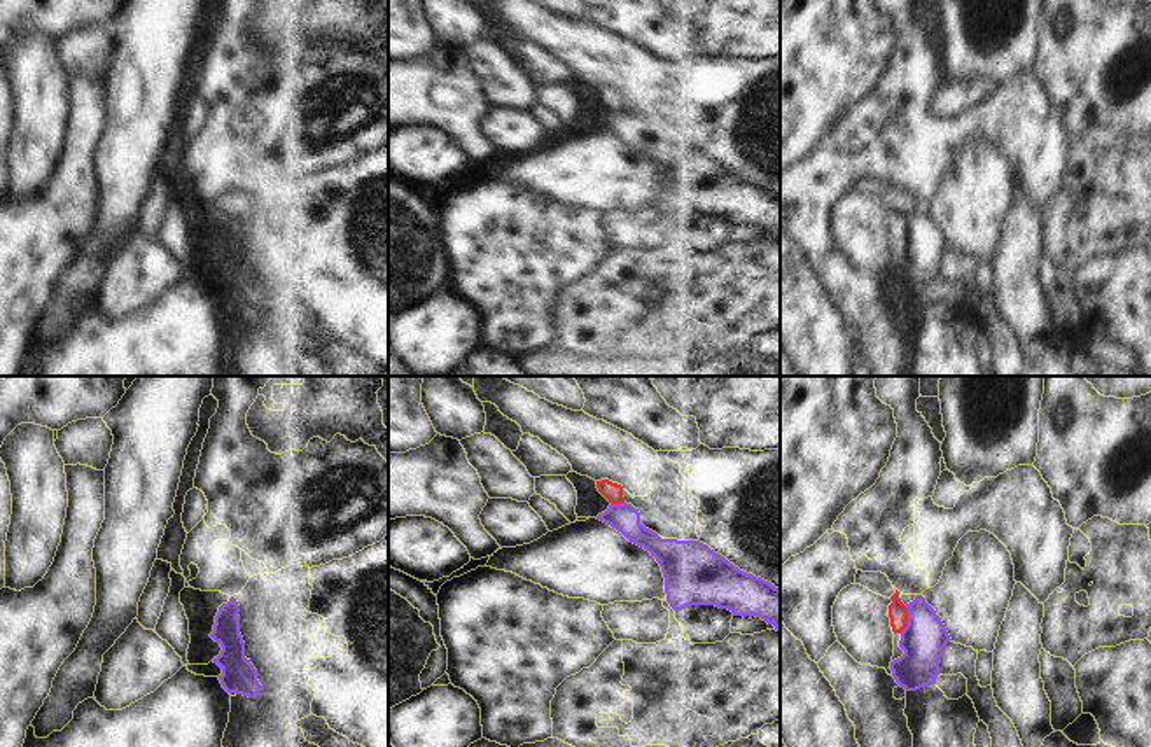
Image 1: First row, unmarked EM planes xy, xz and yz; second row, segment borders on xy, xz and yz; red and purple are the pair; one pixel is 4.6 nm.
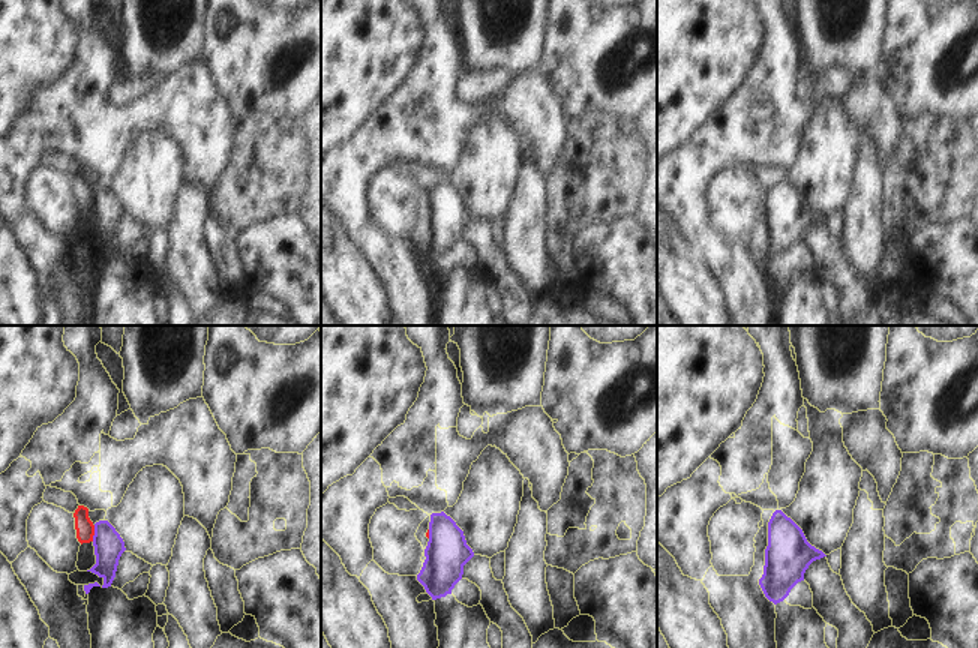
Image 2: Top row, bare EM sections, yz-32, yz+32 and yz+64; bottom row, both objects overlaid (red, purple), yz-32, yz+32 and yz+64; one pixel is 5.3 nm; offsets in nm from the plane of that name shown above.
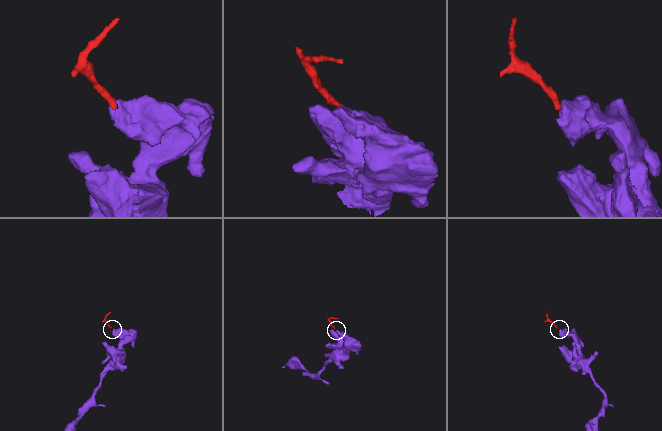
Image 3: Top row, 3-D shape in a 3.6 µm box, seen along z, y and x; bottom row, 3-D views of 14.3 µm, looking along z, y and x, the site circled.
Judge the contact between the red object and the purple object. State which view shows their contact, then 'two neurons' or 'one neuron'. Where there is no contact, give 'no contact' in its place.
meets red in yz; two neurons

